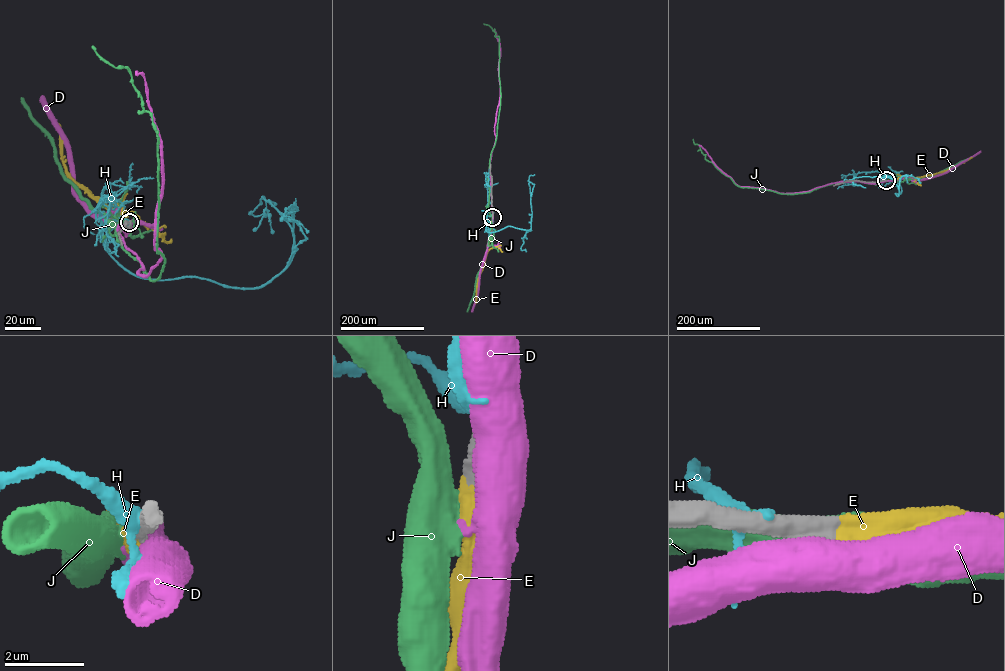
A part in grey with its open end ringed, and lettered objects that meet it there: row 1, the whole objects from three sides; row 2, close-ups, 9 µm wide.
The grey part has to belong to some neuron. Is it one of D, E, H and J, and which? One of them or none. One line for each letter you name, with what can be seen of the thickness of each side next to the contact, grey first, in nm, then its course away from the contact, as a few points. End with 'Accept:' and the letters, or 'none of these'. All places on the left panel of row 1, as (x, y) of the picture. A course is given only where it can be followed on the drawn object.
E: 550 nm thick on the grey side, 550 nm on the other; it runs (129, 222), (127, 222), (118, 202), (108, 210), (68, 174), (62, 160), (57, 123)
Accept: E

